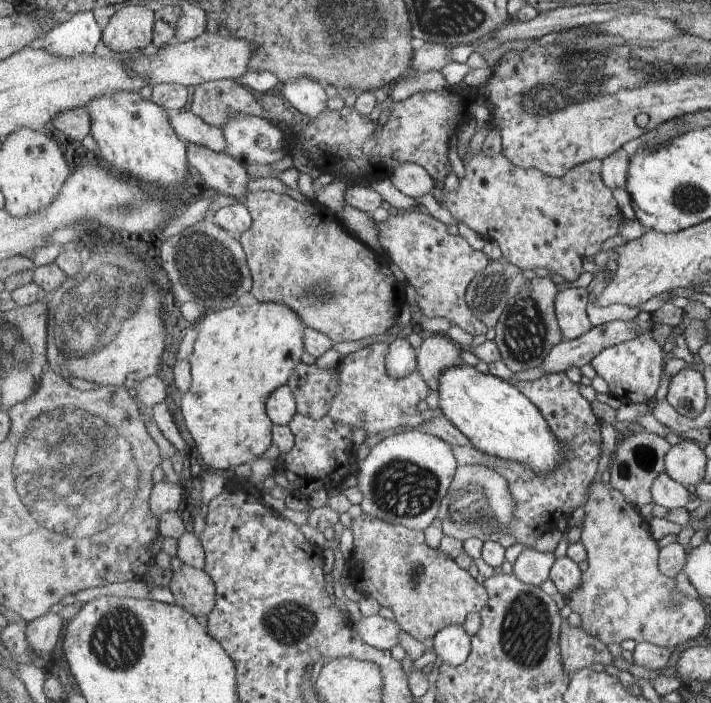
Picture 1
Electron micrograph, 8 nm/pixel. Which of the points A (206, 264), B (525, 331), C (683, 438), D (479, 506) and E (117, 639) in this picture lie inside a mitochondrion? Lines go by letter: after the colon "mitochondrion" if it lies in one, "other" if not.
A: mitochondrion
B: mitochondrion
C: other
D: mitochondrion
E: mitochondrion

